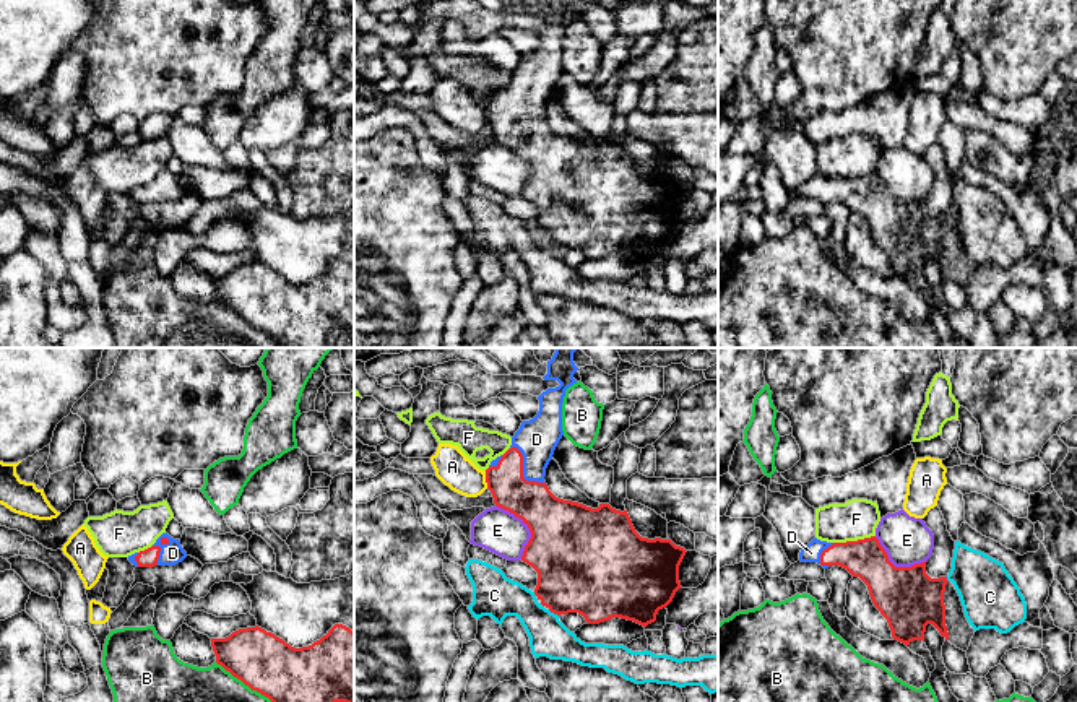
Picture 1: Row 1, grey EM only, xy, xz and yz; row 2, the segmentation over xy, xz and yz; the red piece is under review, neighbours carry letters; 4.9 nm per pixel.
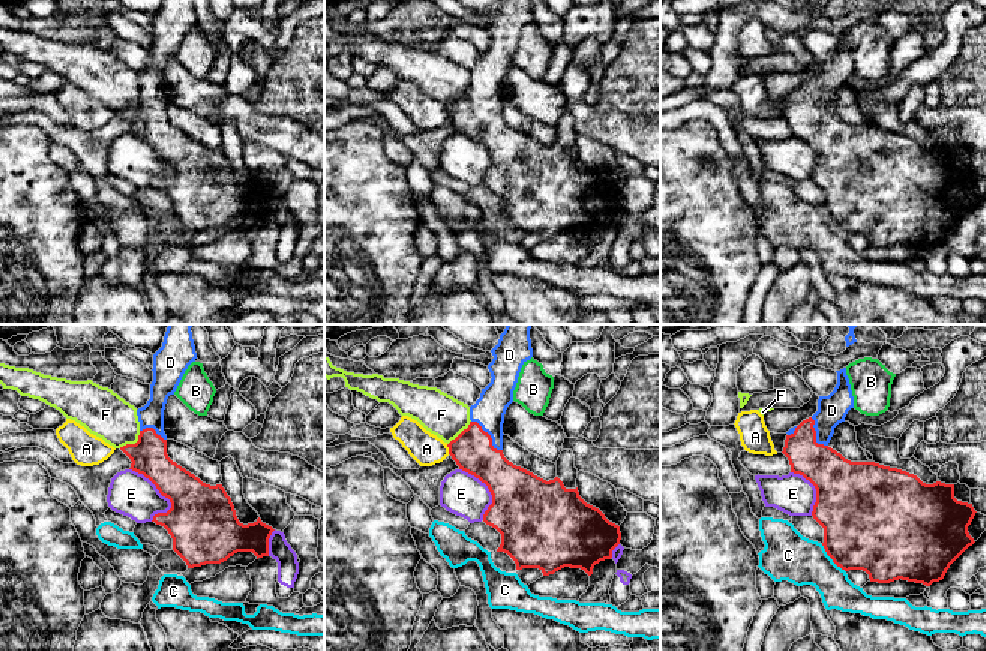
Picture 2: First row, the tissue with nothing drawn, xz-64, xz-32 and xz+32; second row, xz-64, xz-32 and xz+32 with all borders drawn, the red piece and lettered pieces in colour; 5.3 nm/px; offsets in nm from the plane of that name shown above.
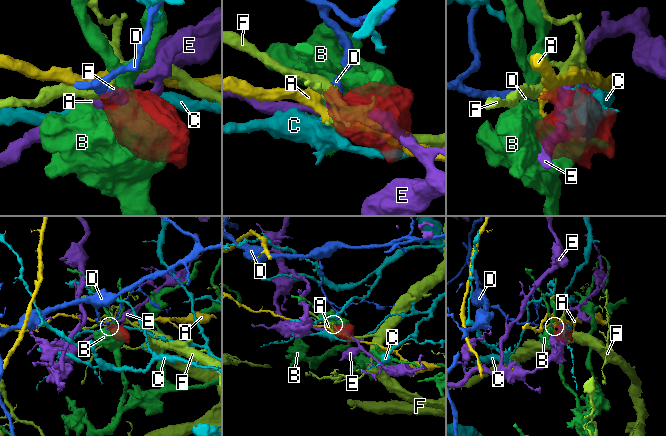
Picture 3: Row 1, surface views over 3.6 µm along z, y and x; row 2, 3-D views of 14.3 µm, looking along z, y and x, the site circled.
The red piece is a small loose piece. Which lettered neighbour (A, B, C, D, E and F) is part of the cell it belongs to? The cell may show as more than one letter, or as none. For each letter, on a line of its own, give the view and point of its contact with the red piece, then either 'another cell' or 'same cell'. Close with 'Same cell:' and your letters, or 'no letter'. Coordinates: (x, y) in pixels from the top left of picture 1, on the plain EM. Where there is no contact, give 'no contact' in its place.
A: contact xz (486, 116); another cell
B: contact xy (250, 324); another cell
C: contact xz (553, 247); another cell
D: contact xz (522, 108); same cell
E: contact xz (528, 163); another cell
F: contact yz (853, 177); another cell
Same cell: D

